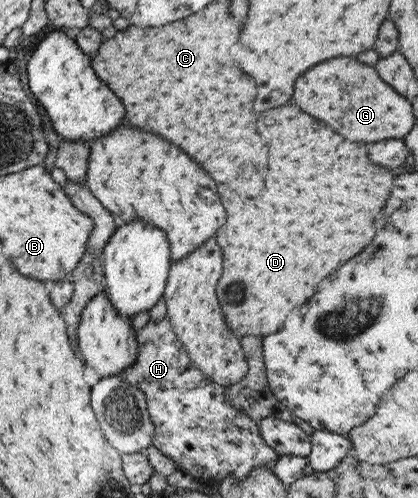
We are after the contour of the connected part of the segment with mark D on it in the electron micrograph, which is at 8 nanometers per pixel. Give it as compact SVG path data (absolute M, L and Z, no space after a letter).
M295 105L263 111L255 129L267 143L265 189L255 199L243 199L217 187L227 219L215 235L223 263L215 295L225 325L239 339L277 331L329 273L371 241L373 217L393 183L387 169L367 159L369 145L343 141Z

